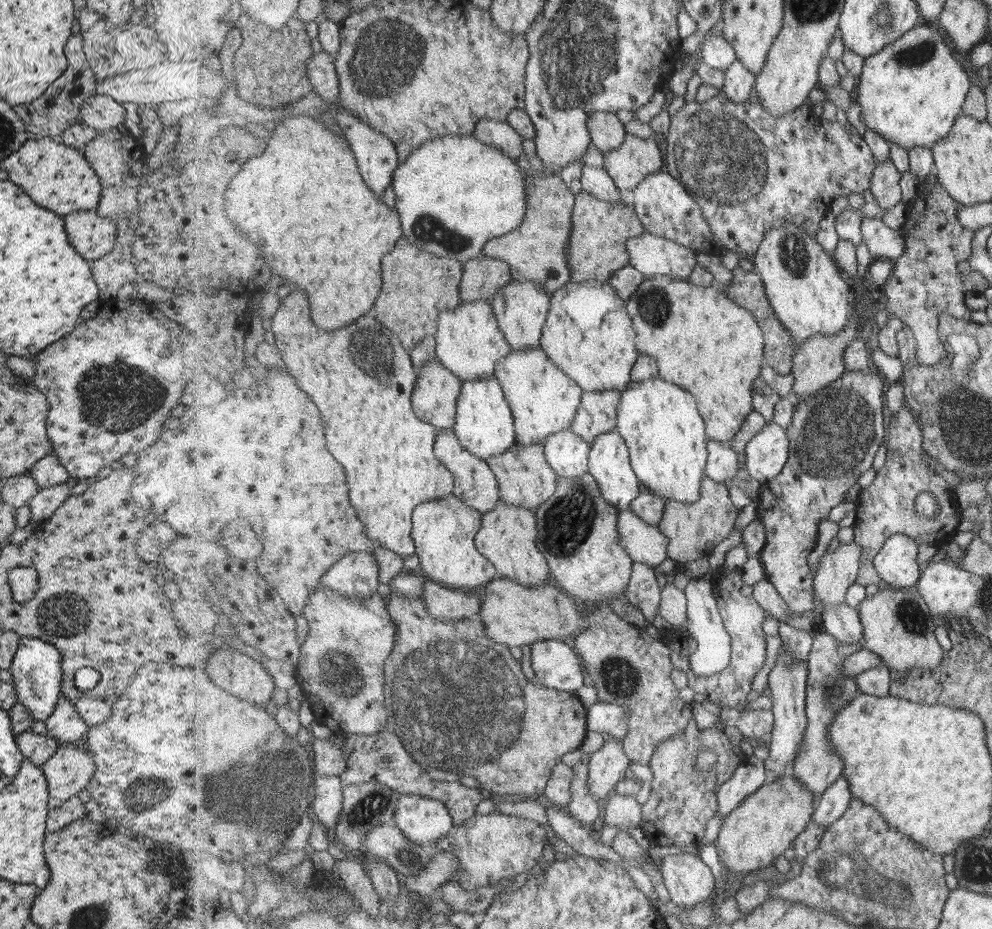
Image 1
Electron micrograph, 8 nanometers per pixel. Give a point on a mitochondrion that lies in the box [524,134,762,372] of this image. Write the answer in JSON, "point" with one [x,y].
{"point":[654,306]}

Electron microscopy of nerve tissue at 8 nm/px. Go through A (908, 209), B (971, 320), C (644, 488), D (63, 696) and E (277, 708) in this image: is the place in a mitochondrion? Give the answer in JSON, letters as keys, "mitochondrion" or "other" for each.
{"A":"other","B":"other","C":"other","D":"other","E":"other"}

